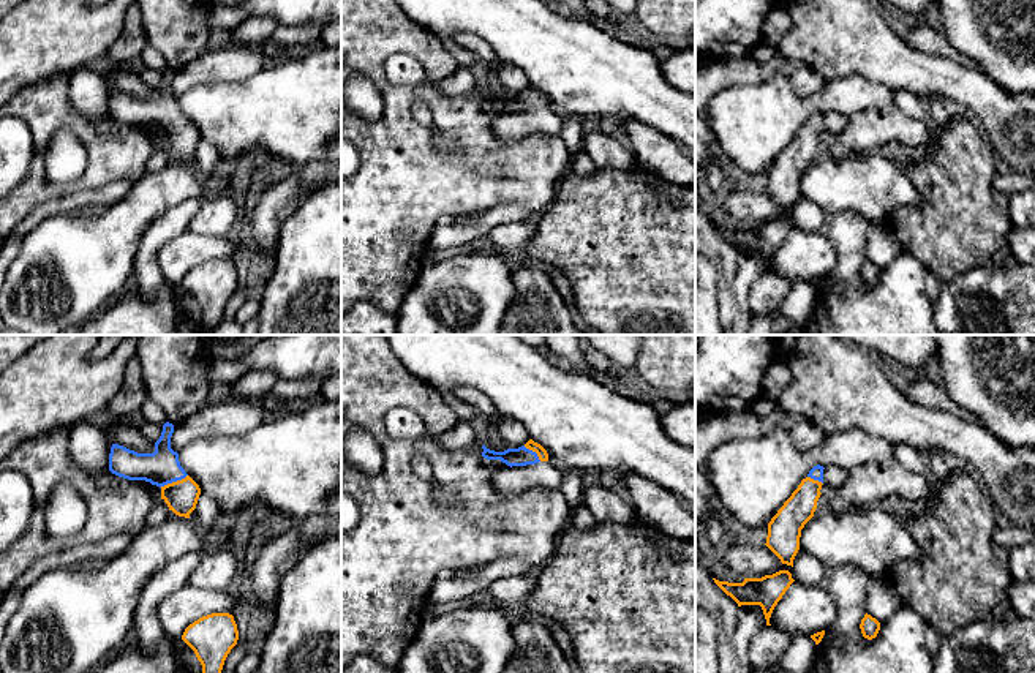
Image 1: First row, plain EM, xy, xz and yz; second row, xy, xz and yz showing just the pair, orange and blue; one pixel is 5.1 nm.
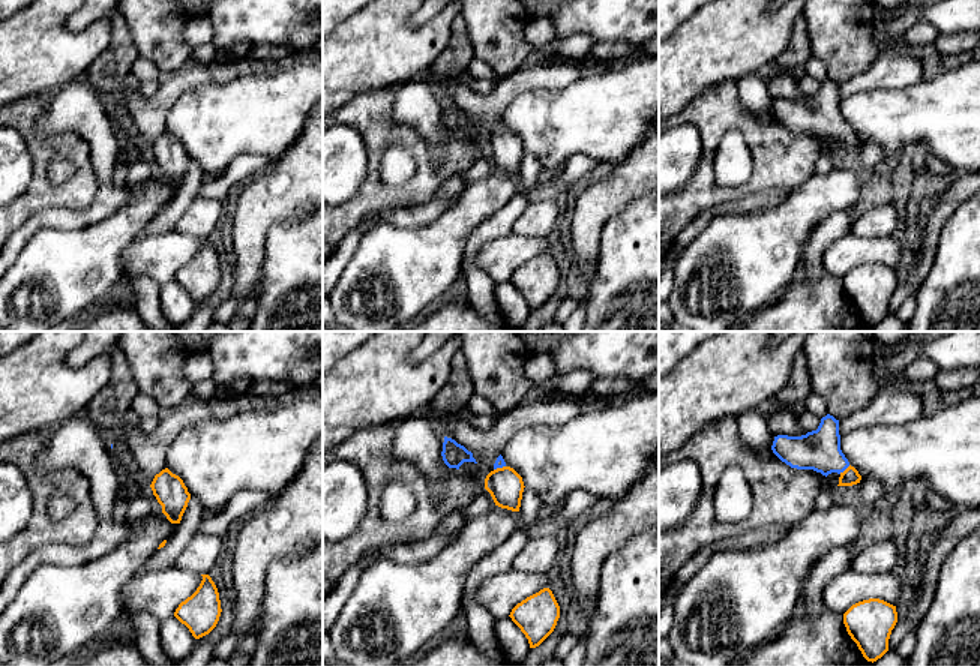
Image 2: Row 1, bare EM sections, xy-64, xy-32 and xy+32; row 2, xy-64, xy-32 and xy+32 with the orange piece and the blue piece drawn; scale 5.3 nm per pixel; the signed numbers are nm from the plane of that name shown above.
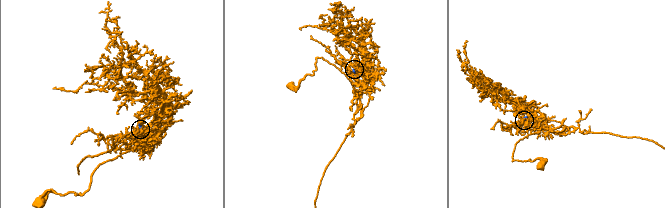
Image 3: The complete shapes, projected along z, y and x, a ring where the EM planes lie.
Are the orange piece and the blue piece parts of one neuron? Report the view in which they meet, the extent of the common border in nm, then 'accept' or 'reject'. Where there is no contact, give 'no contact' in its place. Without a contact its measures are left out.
meets orange in xy; contact 160 nm long; accept

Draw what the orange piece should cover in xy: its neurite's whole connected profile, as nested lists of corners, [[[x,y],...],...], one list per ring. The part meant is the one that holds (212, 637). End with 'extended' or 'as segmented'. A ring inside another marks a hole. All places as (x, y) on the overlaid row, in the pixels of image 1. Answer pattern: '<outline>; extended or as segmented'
[[[212,613],[190,624],[182,640],[194,651],[202,673],[221,673],[224,660],[237,645],[239,630],[229,613]]]; as segmented

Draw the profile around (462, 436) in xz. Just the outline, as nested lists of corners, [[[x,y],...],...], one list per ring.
[[[458,422],[450,430],[441,433],[436,442],[446,450],[466,450],[476,446],[476,434],[469,422]]]

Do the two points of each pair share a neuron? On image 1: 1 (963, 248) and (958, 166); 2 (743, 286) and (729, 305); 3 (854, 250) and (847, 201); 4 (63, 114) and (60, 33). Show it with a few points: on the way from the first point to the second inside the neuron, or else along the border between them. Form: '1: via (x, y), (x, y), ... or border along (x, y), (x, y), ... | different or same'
1: via (963, 228), (958, 187) | same
2: border along (737, 261), (733, 299), (751, 315) | different
3: border along (831, 217), (855, 214), (869, 225) | different
4: border along (67, 73), (38, 79), (27, 87) | different

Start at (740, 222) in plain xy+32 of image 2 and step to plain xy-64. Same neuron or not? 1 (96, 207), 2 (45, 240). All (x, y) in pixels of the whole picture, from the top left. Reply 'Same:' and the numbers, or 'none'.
Same: 2

